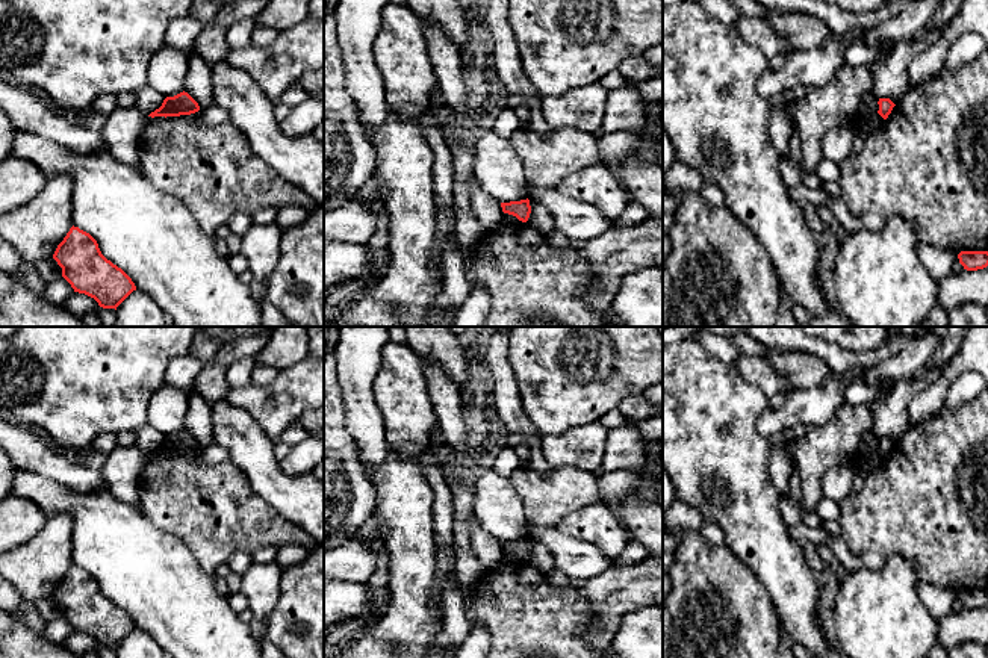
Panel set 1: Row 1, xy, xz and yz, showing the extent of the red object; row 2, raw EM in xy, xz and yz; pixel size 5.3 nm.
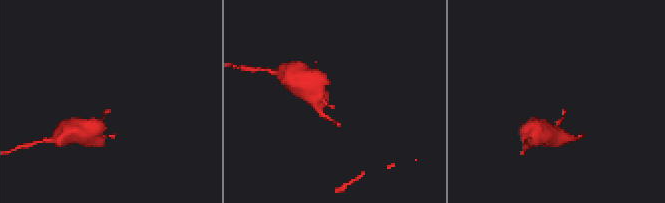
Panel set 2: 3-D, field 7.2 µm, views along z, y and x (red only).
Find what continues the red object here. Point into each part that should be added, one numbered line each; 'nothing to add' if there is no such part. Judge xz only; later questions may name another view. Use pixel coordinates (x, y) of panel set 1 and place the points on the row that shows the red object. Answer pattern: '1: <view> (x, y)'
nothing to add

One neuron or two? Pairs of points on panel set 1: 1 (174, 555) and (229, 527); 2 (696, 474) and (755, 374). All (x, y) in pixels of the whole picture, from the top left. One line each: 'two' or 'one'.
1: two
2: two

